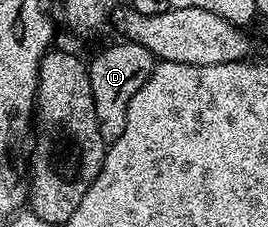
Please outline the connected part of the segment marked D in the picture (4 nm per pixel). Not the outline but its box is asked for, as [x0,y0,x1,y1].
[88,39,156,143]

